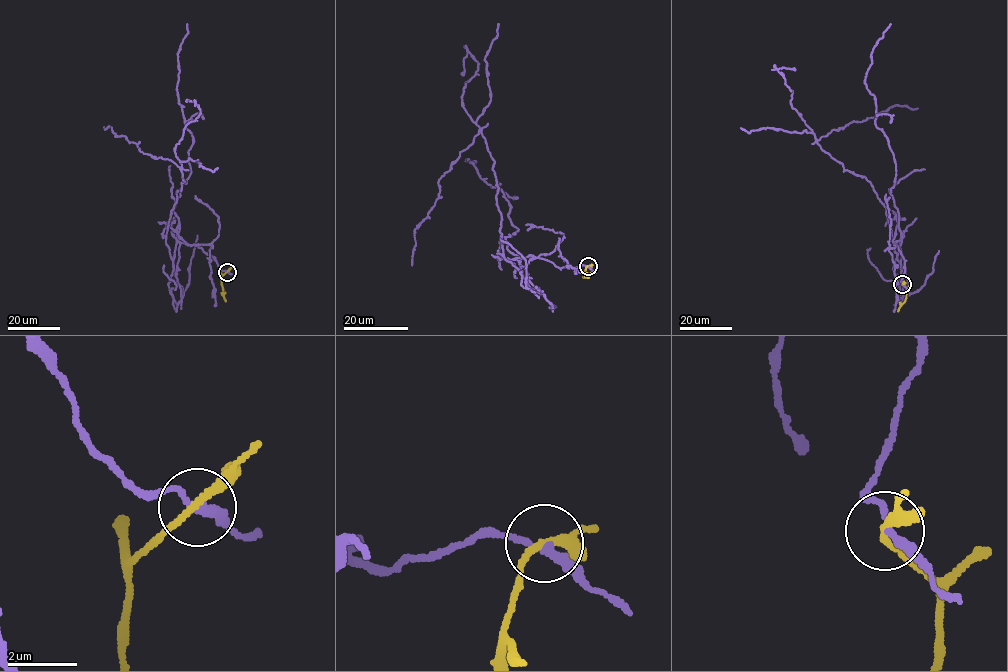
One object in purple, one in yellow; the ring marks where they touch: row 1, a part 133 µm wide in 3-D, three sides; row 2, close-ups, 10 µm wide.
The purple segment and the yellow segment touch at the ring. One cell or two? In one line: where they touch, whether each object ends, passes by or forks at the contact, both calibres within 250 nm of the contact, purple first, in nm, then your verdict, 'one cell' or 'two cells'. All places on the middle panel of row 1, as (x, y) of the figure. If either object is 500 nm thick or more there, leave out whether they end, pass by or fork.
place (588, 266); purple passes by; yellow passes by; calibres 220 and 200 nm; two cells

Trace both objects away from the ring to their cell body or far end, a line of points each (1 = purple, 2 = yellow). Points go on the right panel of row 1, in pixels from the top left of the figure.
1: (902, 284), (905, 261), (895, 244), (900, 239), (897, 254), (871, 184), (816, 142), (890, 106), (918, 108)
2: (902, 284), (906, 294), (898, 311)

